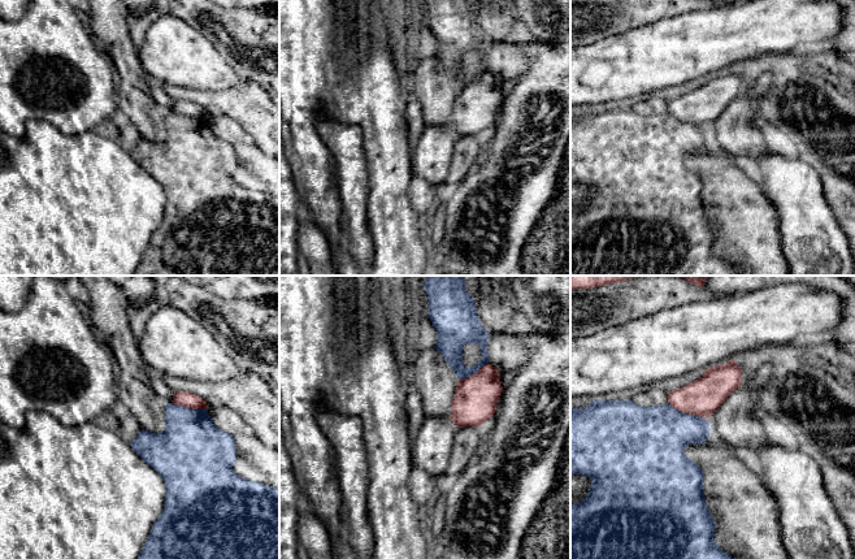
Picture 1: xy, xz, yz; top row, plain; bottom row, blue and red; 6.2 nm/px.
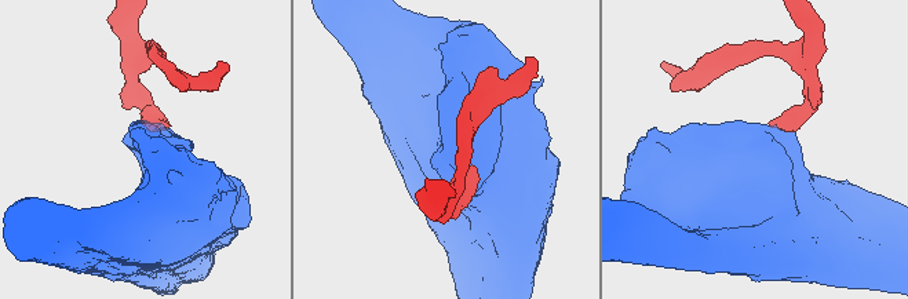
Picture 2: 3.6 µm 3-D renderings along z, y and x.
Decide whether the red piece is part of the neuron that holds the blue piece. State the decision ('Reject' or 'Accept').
Reject

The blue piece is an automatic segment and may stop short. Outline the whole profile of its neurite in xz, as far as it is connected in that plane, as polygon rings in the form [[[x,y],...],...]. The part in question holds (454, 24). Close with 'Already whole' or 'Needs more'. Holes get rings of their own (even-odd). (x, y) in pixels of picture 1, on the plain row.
[[[426,0],[426,3],[429,27],[437,39],[434,57],[456,81],[457,88],[477,82],[489,72],[490,42],[477,25],[473,5],[468,0]],[[469,52],[478,53],[482,62],[482,68],[473,75],[463,73],[463,57]]]. Already whole

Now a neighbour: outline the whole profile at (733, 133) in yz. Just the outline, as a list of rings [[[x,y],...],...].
[[[745,90],[719,118],[708,126],[711,140],[733,159],[751,157],[755,161],[768,153],[761,127],[751,121],[758,110],[758,92]]]

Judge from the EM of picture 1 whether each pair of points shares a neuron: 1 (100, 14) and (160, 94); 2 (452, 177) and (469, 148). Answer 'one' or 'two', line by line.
1: two
2: one

